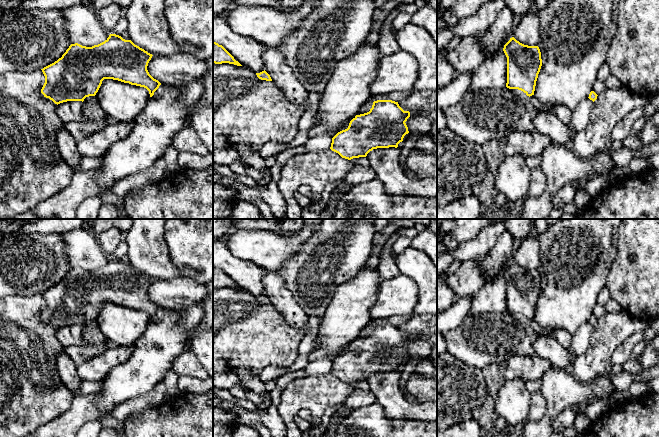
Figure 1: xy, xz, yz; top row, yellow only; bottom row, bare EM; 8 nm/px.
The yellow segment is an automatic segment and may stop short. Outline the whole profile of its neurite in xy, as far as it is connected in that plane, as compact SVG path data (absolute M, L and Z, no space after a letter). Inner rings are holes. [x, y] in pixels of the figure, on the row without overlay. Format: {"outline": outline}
{"outline": "M116 258L92 271L71 268L54 287L44 291L44 321L55 328L95 320L104 303L144 311L150 321L161 307L148 296L152 278Z"}

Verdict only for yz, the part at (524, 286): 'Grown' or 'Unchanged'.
Unchanged

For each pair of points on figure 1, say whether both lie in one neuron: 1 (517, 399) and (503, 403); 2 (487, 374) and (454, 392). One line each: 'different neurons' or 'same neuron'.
1: same neuron
2: same neuron

